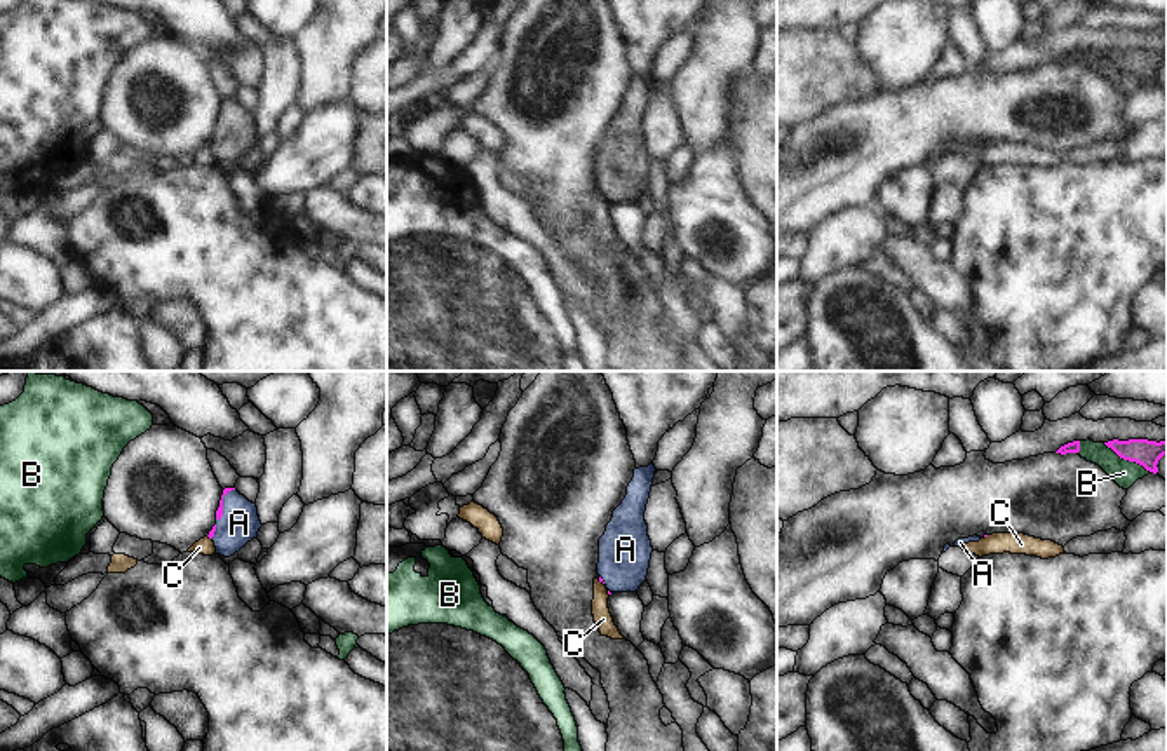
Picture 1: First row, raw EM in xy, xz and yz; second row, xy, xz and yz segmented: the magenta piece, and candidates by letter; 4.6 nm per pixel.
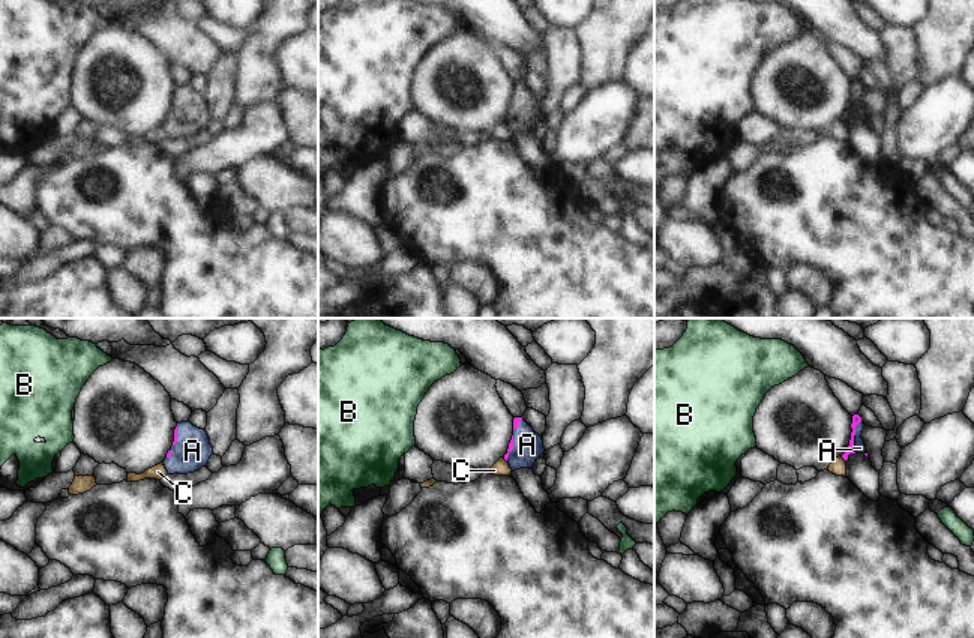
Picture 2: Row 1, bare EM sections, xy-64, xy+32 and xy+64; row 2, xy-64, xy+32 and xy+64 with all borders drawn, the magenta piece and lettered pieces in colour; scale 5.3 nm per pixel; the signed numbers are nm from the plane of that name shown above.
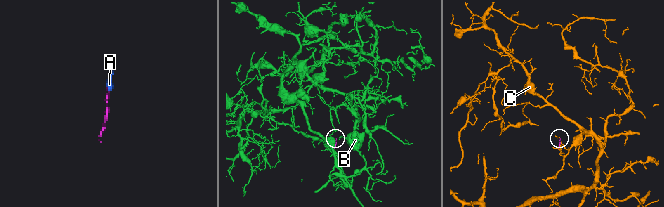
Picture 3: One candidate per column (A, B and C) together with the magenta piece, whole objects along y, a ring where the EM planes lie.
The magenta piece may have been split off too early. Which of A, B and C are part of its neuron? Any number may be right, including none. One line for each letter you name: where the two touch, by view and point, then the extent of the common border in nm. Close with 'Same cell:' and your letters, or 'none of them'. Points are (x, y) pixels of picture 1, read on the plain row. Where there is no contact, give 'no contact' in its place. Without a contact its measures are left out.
A: contact xy (222, 114); length 170 nm
Same cell: A

